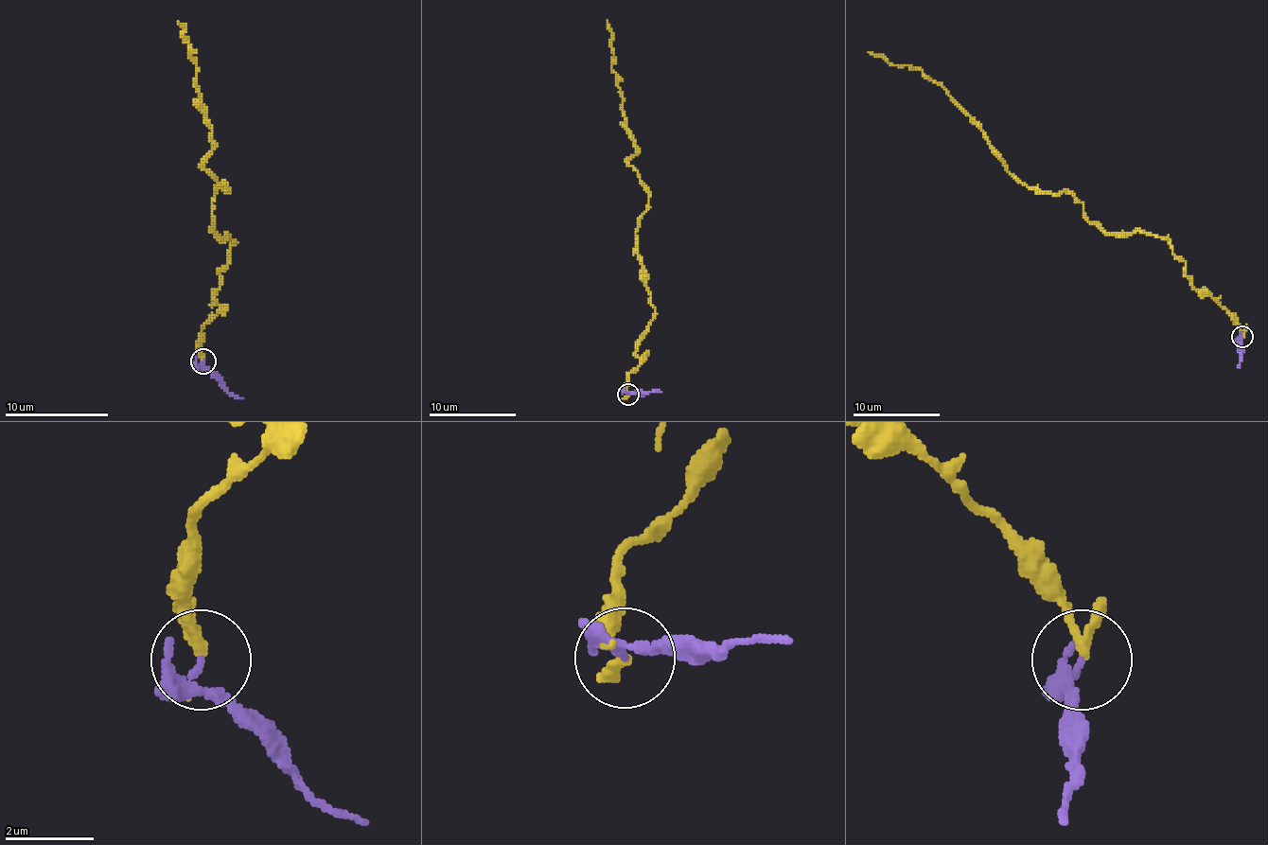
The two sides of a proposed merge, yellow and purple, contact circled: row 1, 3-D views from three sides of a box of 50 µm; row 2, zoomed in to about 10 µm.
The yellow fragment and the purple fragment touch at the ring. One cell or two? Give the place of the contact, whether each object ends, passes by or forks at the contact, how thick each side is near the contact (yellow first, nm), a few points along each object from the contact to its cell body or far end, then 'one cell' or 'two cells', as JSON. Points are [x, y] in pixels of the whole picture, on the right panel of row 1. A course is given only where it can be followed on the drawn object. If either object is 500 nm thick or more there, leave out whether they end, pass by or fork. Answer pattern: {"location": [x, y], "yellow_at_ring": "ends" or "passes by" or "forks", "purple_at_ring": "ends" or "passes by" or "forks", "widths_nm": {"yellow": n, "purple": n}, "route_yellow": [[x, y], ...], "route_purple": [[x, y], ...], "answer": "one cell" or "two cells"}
{"location": [1242, 336], "yellow_at_ring": "passes by", "purple_at_ring": "forks", "widths_nm": {"yellow": 200, "purple": 150}, "route_yellow": [[1244, 337], [1161, 237], [1105, 233], [1070, 193], [1037, 193], [1009, 174], [940, 84], [868, 52]], "route_purple": [[1241, 337], [1240, 367]], "answer": "one cell"}

